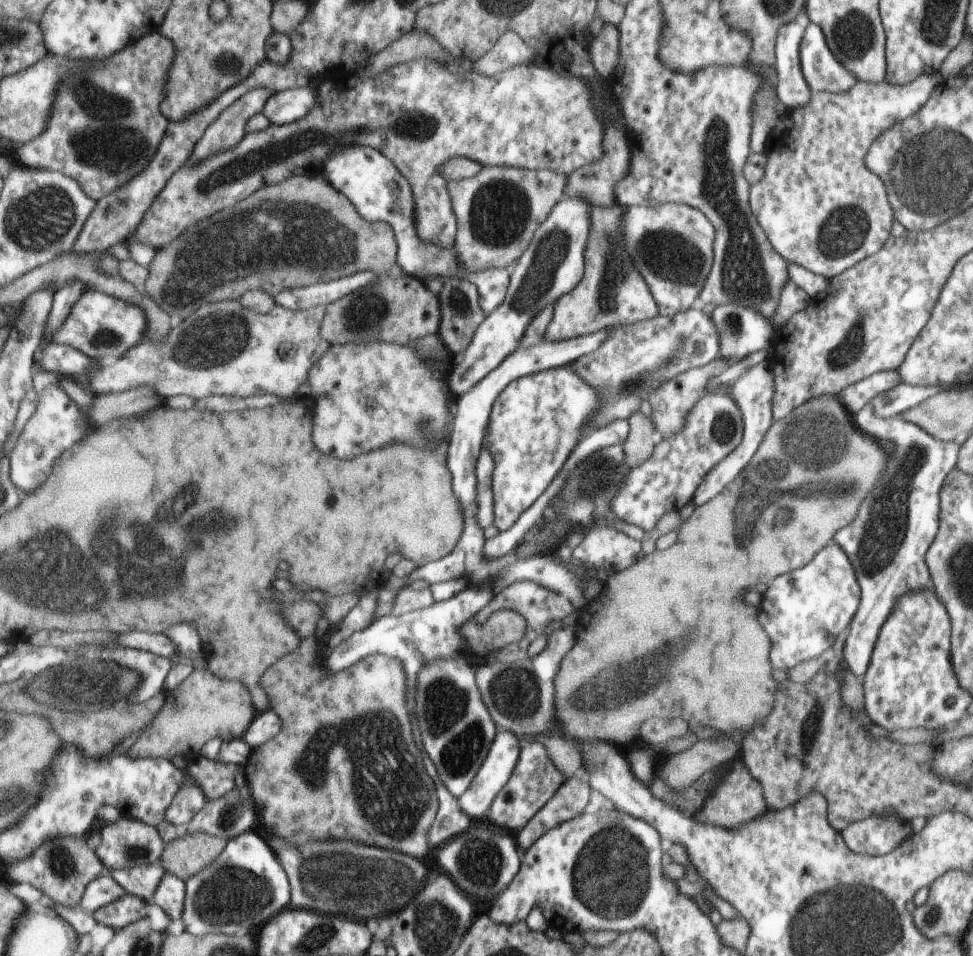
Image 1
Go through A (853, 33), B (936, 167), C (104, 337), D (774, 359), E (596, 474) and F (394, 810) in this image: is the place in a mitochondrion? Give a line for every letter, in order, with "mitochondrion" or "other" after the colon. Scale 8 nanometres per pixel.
A: mitochondrion
B: mitochondrion
C: mitochondrion
D: other
E: mitochondrion
F: mitochondrion

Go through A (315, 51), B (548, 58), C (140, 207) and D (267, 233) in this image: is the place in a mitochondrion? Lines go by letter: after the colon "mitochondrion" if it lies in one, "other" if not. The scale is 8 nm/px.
A: other
B: other
C: other
D: mitochondrion

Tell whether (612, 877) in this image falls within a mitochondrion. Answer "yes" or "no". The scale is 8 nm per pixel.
yes

